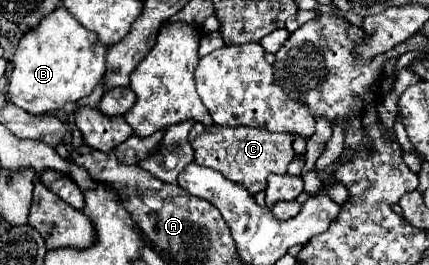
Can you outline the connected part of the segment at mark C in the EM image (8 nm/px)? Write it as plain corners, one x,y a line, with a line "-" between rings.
193,125
189,133
189,143
195,149
195,163
215,169
223,173
229,181
243,185
251,195
263,191
267,187
267,177
271,173
285,173
287,165
293,161
293,137
285,133
267,133
267,129
253,127
221,127
213,125
211,129
203,129
203,125

